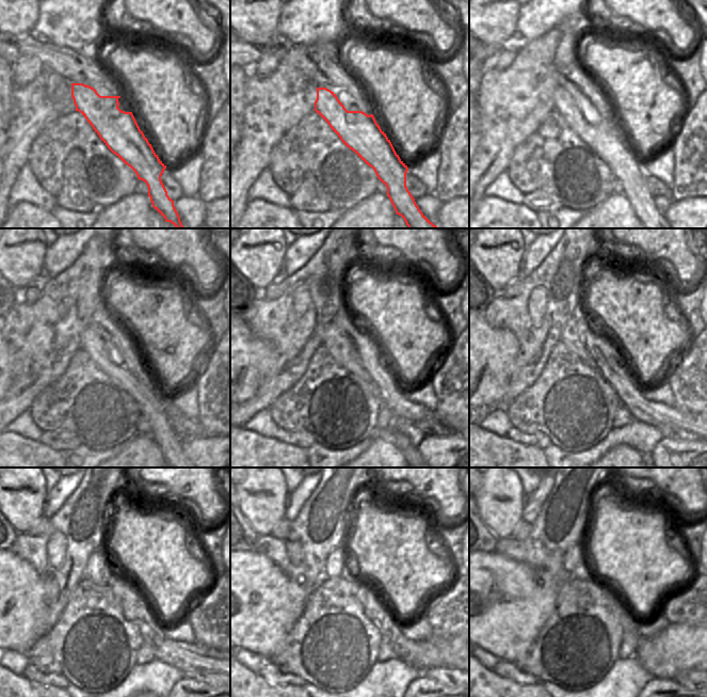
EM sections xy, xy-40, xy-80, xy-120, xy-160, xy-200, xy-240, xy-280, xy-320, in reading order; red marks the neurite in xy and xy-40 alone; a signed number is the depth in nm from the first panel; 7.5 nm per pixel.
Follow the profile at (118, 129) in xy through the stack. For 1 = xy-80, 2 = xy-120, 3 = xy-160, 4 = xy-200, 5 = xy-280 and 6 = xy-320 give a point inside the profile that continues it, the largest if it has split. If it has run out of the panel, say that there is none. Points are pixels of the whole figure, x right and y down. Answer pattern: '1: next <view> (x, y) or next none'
1: next xy-80 (605, 139)
2: next xy-120 (151, 407)
3: next xy-160 (337, 345)
4: next xy-200 (571, 336)
5: next xy-280 (336, 565)
6: next xy-320 (574, 558)

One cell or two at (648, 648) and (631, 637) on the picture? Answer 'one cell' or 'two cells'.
two cells

